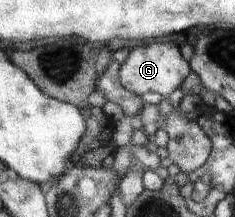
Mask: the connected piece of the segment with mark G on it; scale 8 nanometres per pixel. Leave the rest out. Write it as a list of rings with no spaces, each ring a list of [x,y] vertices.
[[[151,42],[147,46],[130,49],[123,64],[120,64],[120,81],[125,90],[143,95],[146,92],[157,92],[166,98],[175,90],[191,72],[190,64],[180,53],[180,46],[175,43]]]

